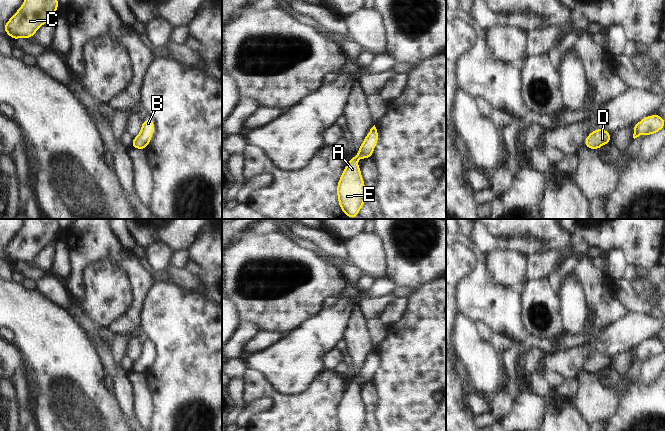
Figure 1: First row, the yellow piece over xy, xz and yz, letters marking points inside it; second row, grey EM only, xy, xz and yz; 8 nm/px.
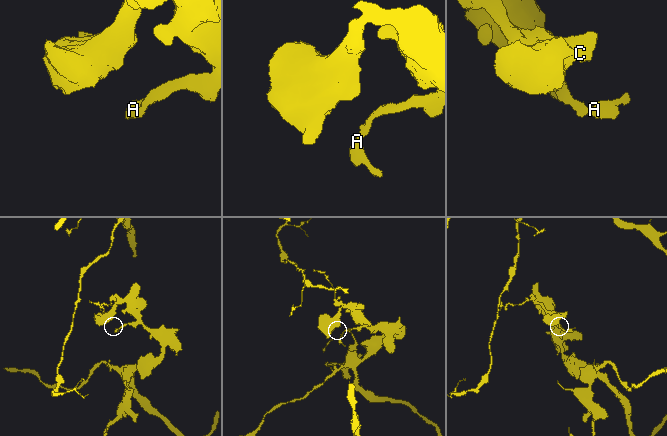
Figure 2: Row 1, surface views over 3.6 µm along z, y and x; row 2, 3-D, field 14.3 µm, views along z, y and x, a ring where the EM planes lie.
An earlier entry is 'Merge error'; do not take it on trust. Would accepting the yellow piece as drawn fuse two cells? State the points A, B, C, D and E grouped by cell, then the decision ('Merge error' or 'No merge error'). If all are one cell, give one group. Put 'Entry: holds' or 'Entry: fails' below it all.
Groups: A B C D E. No merge error
Entry: fails

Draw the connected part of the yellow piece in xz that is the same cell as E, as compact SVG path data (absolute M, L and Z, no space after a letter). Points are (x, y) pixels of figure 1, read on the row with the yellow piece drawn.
M375 125L366 134L358 153L350 157L349 163L344 168L337 183L338 204L345 216L351 219L357 218L361 207L366 203L365 183L361 175L361 167L357 165L358 159L371 158L379 140L379 134Z

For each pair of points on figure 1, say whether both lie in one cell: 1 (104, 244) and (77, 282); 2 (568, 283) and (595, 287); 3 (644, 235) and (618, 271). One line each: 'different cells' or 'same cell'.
1: same cell
2: different cells
3: different cells

